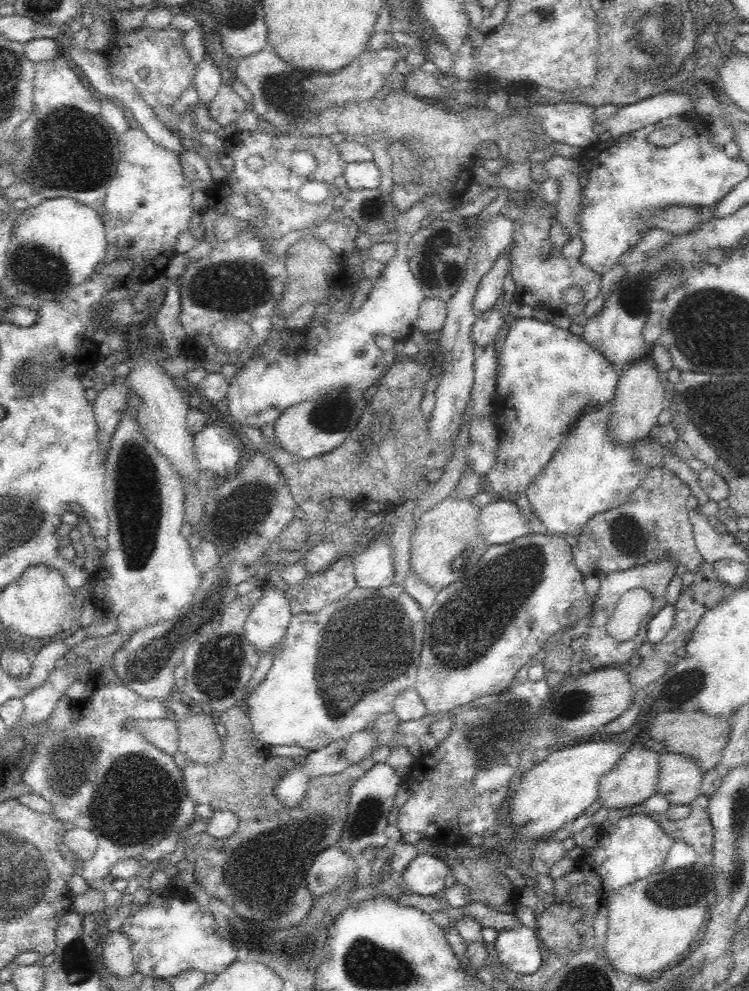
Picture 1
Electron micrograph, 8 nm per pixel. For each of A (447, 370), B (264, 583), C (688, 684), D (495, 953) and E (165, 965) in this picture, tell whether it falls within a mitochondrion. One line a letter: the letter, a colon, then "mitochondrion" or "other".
A: other
B: other
C: mitochondrion
D: other
E: other

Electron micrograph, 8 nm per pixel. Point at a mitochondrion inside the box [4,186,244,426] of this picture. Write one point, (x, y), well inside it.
(35, 265)

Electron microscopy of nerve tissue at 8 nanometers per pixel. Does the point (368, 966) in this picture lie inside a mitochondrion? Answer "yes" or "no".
yes

